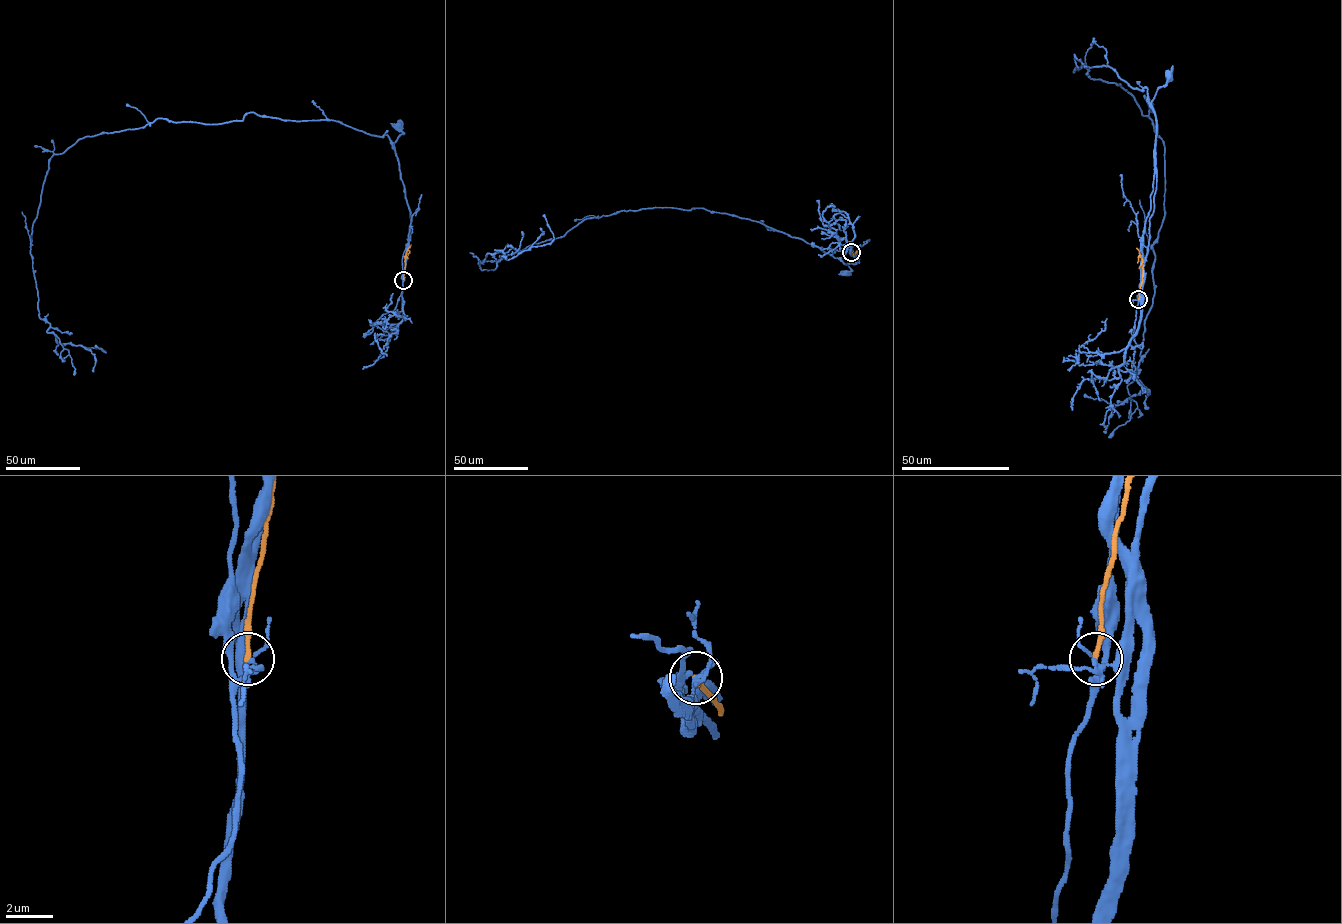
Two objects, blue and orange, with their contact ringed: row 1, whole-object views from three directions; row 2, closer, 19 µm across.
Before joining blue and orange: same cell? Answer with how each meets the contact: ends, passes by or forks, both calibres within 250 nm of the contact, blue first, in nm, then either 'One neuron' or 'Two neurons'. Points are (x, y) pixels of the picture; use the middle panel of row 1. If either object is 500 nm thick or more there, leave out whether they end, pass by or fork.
At the ring blue forks. At the ring orange ends. Thickness 150 nm (blue) against 180 nm. Two neurons

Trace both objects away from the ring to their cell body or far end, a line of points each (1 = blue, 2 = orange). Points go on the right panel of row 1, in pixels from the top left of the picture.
1: (1138, 299), (1141, 237), (1154, 178), (1156, 117), (1151, 101), (1168, 75)
2: (1138, 299), (1143, 266), (1136, 248)

